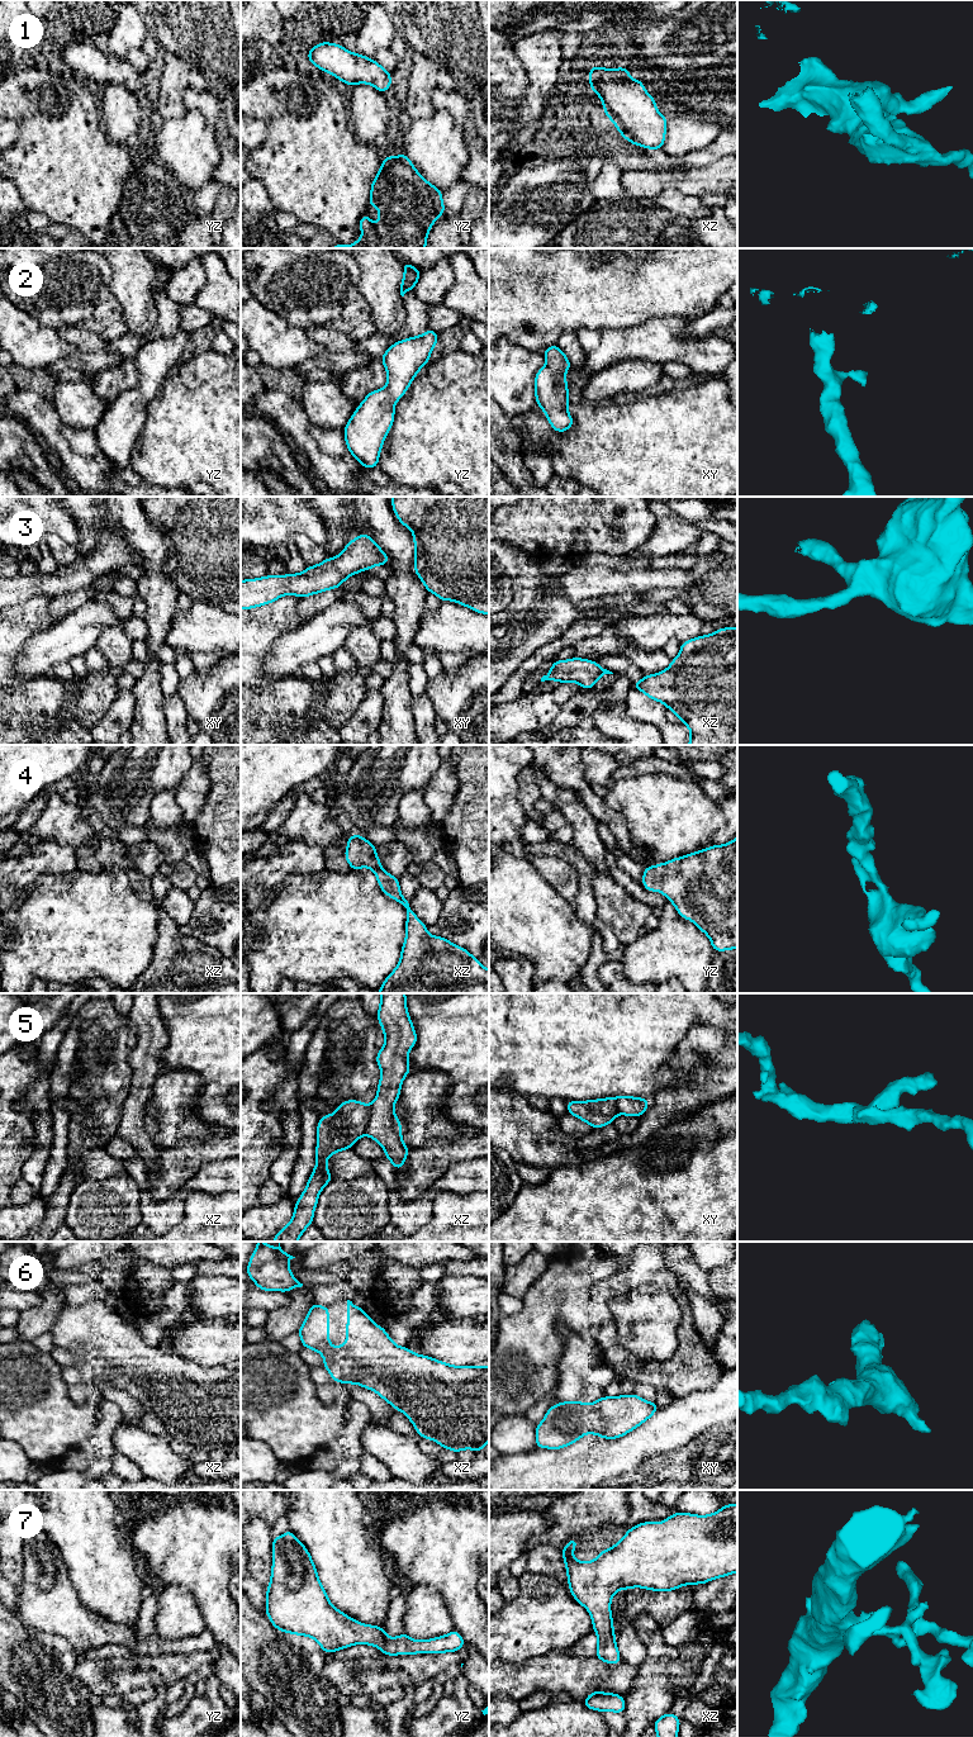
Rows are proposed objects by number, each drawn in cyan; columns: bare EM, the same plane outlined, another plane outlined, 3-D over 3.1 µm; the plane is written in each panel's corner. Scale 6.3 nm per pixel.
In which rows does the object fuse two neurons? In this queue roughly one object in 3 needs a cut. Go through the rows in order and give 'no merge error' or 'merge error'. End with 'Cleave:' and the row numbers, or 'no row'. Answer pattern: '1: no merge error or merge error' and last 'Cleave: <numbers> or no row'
1: no merge error
2: no merge error
3: no merge error
4: no merge error
5: merge error
6: no merge error
7: no merge error
Cleave: 5

